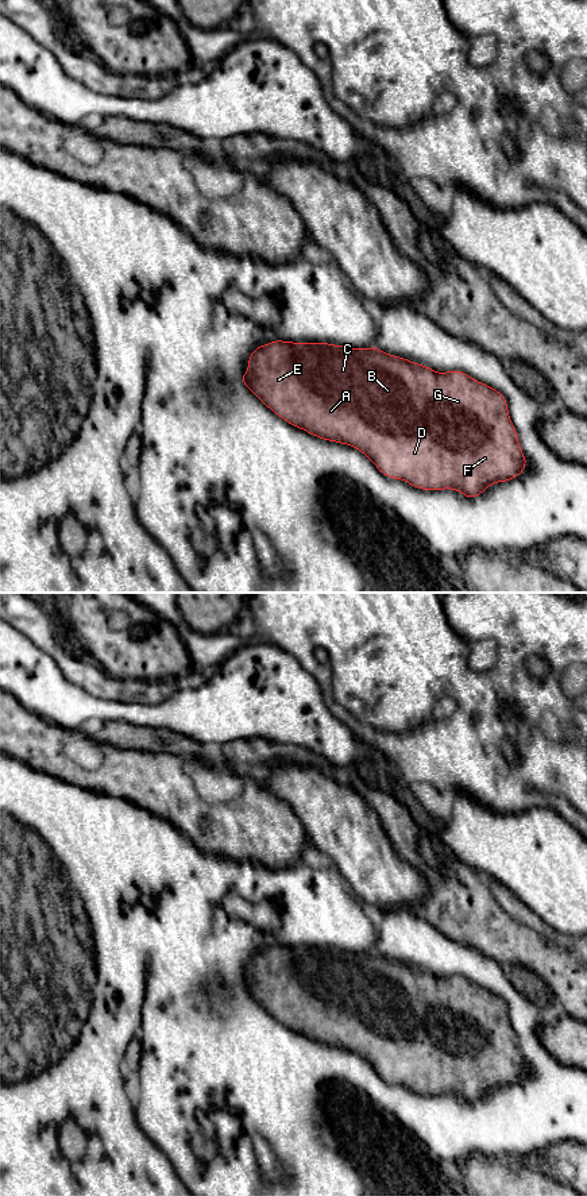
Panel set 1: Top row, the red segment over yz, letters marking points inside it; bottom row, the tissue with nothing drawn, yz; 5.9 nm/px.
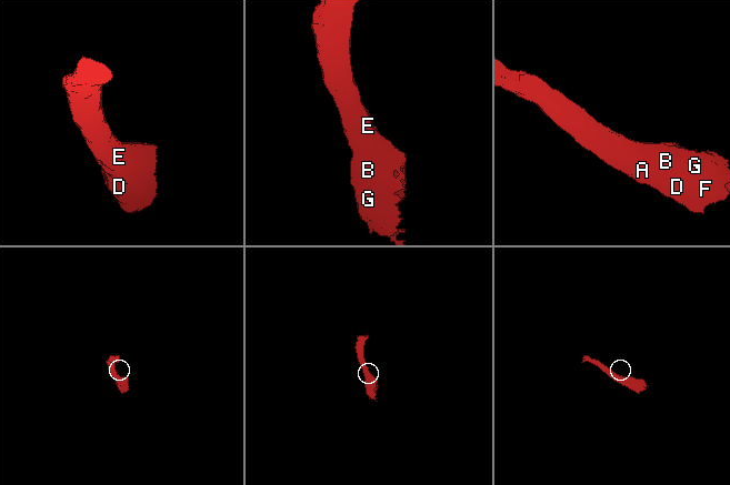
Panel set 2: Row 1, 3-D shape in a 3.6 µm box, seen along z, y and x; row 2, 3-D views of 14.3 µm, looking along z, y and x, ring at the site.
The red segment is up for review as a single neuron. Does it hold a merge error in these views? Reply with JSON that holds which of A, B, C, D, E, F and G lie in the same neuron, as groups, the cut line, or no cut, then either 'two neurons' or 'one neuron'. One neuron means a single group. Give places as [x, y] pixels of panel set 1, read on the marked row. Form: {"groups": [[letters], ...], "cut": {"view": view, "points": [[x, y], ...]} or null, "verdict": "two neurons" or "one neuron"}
{"groups": [["A", "B", "C", "D", "E", "F", "G"]], "cut": null, "verdict": "one neuron"}

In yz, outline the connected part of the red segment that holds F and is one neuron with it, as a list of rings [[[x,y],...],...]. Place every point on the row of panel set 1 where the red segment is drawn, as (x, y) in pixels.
[[[274,340],[269,344],[259,346],[251,354],[248,371],[240,378],[243,383],[275,414],[286,423],[306,431],[323,440],[343,443],[363,452],[387,478],[402,479],[409,485],[422,490],[444,490],[452,489],[474,498],[482,494],[490,485],[495,482],[507,482],[518,477],[526,466],[526,458],[521,451],[517,429],[514,428],[505,396],[495,389],[475,381],[463,371],[436,373],[428,366],[413,363],[408,359],[389,355],[376,347],[352,348],[345,346],[333,346],[329,343],[293,343]]]

